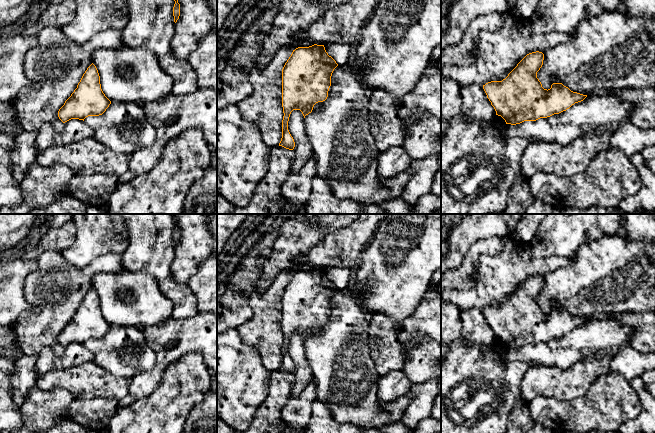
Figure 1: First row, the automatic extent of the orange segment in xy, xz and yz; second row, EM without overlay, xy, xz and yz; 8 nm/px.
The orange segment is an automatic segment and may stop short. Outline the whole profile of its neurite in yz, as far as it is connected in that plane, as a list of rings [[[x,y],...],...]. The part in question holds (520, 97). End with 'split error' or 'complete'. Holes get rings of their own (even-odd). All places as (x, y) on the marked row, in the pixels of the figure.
[[[536,51],[527,54],[502,81],[491,81],[483,89],[496,115],[501,116],[506,124],[516,125],[524,121],[536,121],[569,109],[575,103],[583,101],[587,95],[571,91],[562,83],[553,83],[550,89],[544,89],[537,78],[537,72],[543,65],[544,54]]] | complete

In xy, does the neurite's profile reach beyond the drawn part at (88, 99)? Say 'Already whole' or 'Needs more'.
Already whole

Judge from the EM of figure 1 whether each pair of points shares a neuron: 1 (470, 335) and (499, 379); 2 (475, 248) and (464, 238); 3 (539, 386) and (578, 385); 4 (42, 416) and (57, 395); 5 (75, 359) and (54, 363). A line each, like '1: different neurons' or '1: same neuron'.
1: different neurons
2: different neurons
3: same neuron
4: same neuron
5: same neuron

